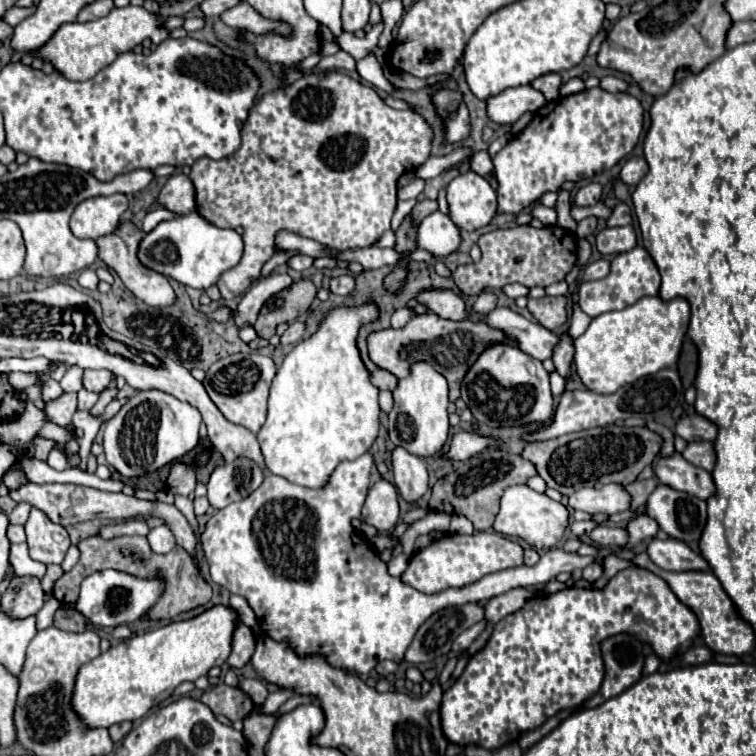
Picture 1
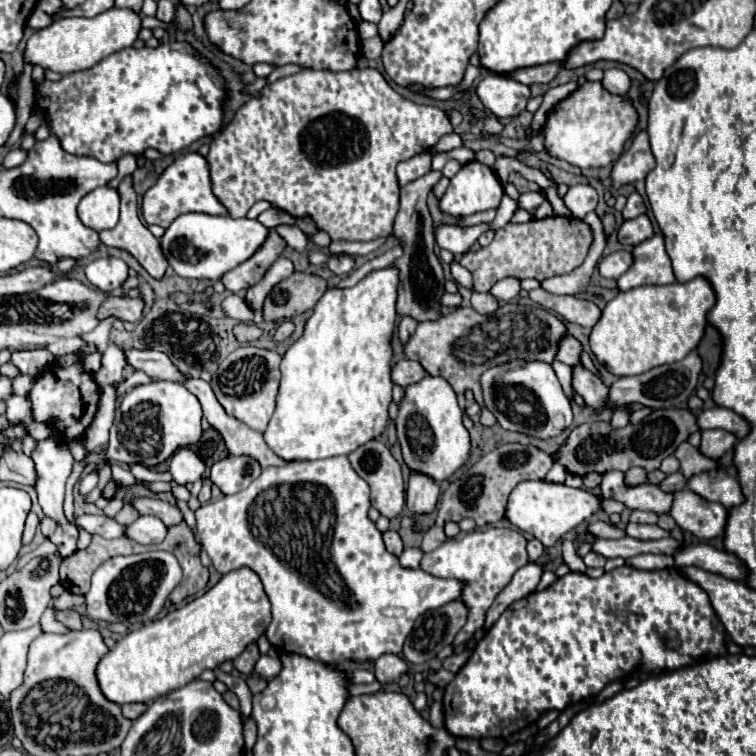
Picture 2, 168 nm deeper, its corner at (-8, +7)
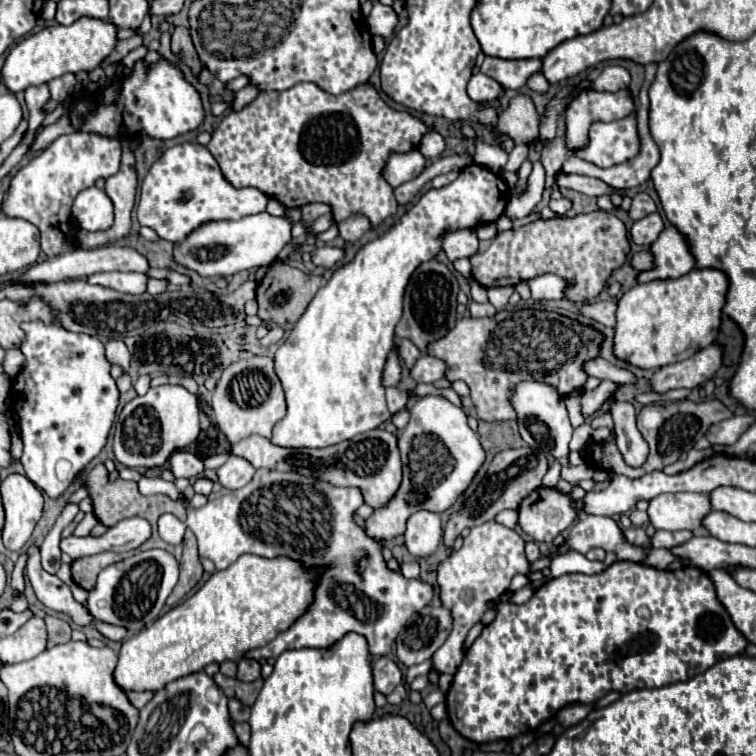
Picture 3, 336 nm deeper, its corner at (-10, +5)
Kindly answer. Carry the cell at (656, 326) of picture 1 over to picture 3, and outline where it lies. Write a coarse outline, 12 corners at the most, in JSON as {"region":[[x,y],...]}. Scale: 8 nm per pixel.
{"region":[[728,278],[638,284],[616,310],[614,356],[662,368],[718,334]]}

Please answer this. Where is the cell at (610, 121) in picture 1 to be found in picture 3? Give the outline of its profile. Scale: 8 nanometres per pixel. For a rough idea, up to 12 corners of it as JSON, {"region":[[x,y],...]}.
{"region":[[636,118],[592,122],[574,156],[600,168],[638,154]]}

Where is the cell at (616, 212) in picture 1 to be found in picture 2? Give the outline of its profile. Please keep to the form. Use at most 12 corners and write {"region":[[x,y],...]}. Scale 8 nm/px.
{"region":[[638,192],[628,196],[622,216],[636,218],[646,214],[644,200]]}

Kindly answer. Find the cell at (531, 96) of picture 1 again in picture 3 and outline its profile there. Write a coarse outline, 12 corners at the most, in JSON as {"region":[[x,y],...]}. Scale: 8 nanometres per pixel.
{"region":[[476,72],[468,82],[468,96],[490,104],[504,96],[504,88]]}

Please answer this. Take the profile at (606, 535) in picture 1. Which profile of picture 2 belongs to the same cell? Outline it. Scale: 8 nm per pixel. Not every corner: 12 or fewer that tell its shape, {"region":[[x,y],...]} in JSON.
{"region":[[628,524],[626,534],[638,540],[670,536],[656,524]]}

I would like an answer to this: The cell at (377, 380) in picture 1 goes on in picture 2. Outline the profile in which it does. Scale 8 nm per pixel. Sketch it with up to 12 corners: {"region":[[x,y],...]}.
{"region":[[400,360],[392,382],[406,388],[428,372],[416,360]]}

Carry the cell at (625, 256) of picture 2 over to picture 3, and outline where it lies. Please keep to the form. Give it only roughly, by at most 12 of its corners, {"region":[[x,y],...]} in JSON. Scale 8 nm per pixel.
{"region":[[646,250],[636,252],[630,264],[636,270],[652,268],[652,256]]}

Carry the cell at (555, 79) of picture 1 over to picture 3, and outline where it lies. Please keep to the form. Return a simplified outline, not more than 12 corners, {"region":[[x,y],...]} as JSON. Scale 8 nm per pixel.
{"region":[[486,56],[480,72],[520,90],[542,72],[542,60]]}

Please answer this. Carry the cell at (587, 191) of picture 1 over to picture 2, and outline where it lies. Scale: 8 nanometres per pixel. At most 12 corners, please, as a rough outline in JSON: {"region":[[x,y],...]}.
{"region":[[570,186],[562,200],[574,218],[596,208],[592,186]]}

